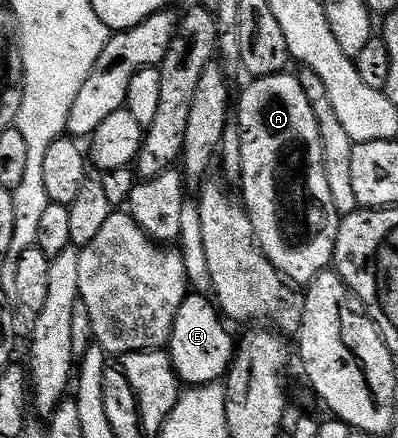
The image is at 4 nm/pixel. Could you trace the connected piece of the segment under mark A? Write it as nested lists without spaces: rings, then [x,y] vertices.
[[[281,72],[261,78],[252,78],[249,83],[249,86],[241,92],[240,99],[237,102],[235,99],[234,102],[234,122],[240,127],[240,177],[238,185],[240,185],[241,195],[239,194],[239,197],[250,216],[250,222],[256,233],[256,243],[262,248],[266,260],[270,260],[270,264],[274,264],[276,271],[284,275],[289,283],[307,284],[323,270],[329,269],[334,252],[336,229],[341,219],[341,215],[337,214],[334,208],[334,200],[330,200],[330,187],[326,185],[326,172],[322,168],[322,144],[318,140],[318,120],[314,120],[314,108],[310,108],[310,100],[306,100],[306,92],[302,90],[302,84],[297,80],[295,73]]]

